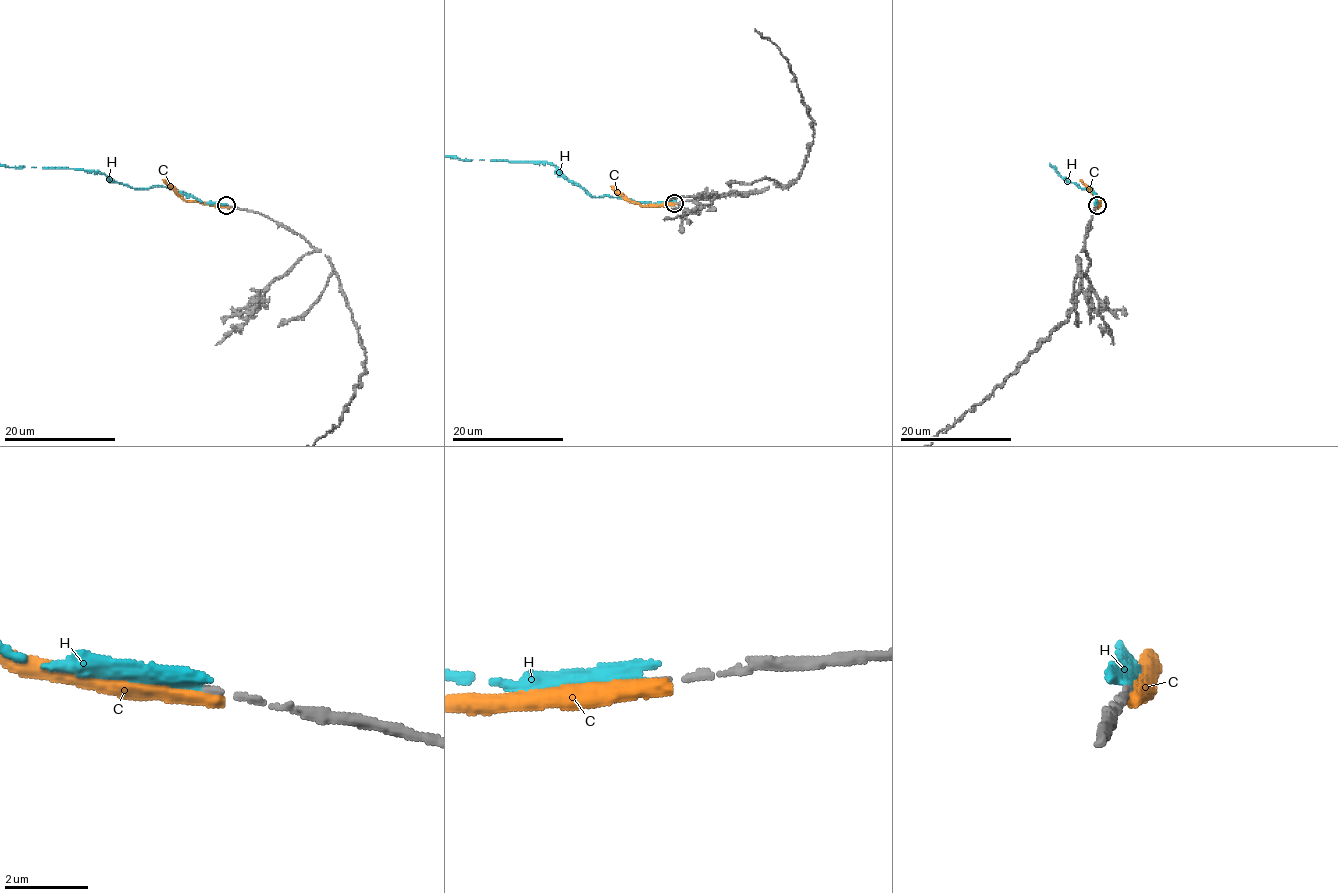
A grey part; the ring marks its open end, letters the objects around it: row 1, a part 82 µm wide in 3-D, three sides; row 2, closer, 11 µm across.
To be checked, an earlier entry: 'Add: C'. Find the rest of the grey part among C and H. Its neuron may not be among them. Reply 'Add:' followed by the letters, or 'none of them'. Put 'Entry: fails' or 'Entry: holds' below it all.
Add: H
Entry: fails

